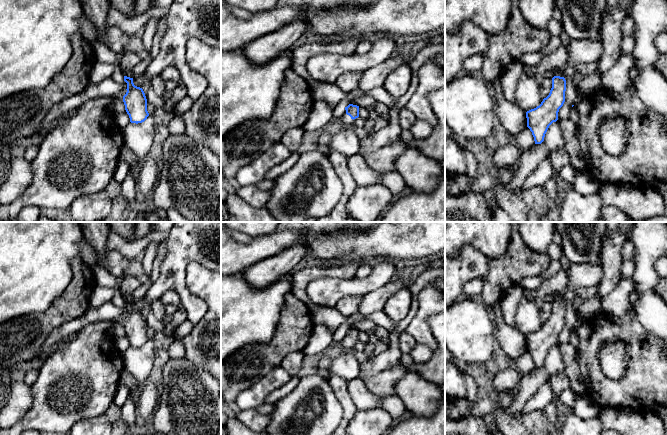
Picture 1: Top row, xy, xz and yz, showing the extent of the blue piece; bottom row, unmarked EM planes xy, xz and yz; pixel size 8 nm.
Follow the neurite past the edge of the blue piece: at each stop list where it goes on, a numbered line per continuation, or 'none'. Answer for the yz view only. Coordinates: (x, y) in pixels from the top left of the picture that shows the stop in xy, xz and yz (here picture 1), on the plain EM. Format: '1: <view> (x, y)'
1: yz (558, 282)

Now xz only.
1: xz (346, 344)

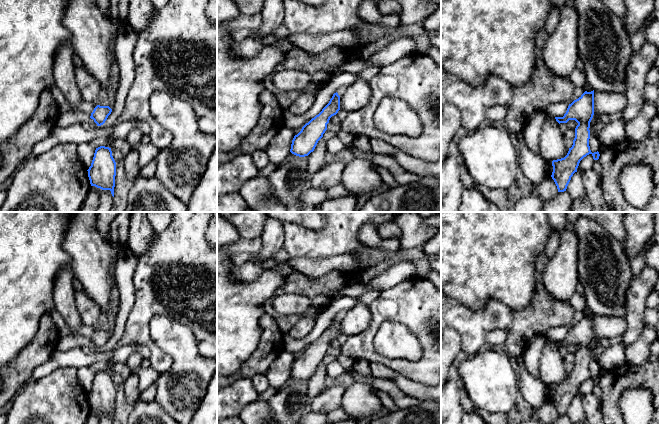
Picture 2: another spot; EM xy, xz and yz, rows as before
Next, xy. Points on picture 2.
none

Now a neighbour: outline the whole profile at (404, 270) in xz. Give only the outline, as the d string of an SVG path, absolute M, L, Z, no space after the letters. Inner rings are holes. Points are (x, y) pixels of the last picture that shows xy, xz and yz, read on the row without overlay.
M410 261L399 262L382 274L372 278L366 285L374 290L383 291L389 289L416 275L416 264Z

